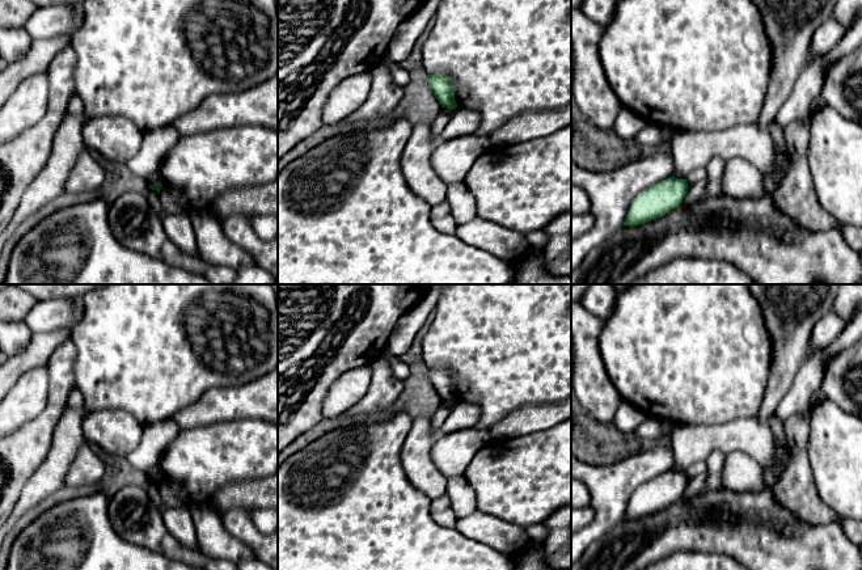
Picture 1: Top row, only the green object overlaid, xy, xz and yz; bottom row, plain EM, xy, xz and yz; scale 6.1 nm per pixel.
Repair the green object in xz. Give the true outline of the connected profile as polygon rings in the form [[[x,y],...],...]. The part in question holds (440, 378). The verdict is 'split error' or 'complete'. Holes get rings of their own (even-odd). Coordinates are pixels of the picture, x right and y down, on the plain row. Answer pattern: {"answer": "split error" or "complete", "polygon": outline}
{"answer": "complete", "polygon": [[[445,367],[427,368],[427,376],[441,401],[456,402],[455,383],[452,372]]]}

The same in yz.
{"answer": "complete", "polygon": [[[673,469],[646,481],[631,495],[624,519],[638,519],[659,512],[681,498],[688,482],[686,473]]]}

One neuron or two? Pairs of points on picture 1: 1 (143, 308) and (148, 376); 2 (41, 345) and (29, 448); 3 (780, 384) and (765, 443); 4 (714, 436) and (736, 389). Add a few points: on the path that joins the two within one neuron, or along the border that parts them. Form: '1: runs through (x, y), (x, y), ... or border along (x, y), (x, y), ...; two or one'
1: runs through (148, 325), (148, 359); one
2: border along (64, 341), (54, 350), (45, 364); two
3: border along (753, 417), (765, 422); two
4: border along (752, 417), (739, 417), (722, 425); two

